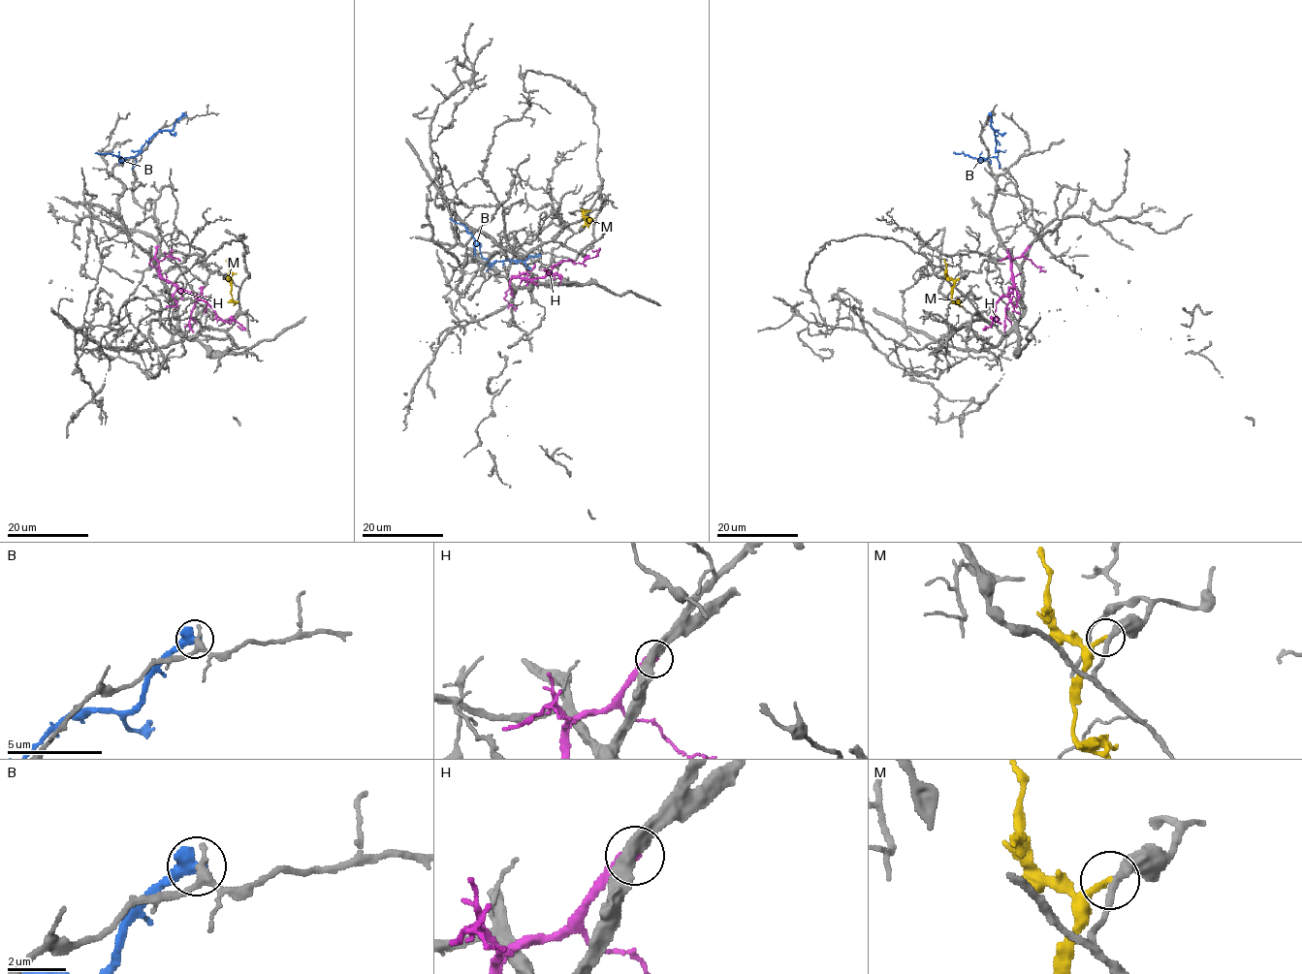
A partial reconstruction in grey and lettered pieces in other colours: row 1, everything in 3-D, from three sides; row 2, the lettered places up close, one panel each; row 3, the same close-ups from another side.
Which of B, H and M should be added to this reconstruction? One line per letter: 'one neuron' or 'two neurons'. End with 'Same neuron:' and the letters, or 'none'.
B: two neurons
H: two neurons
M: two neurons
Same neuron: none

